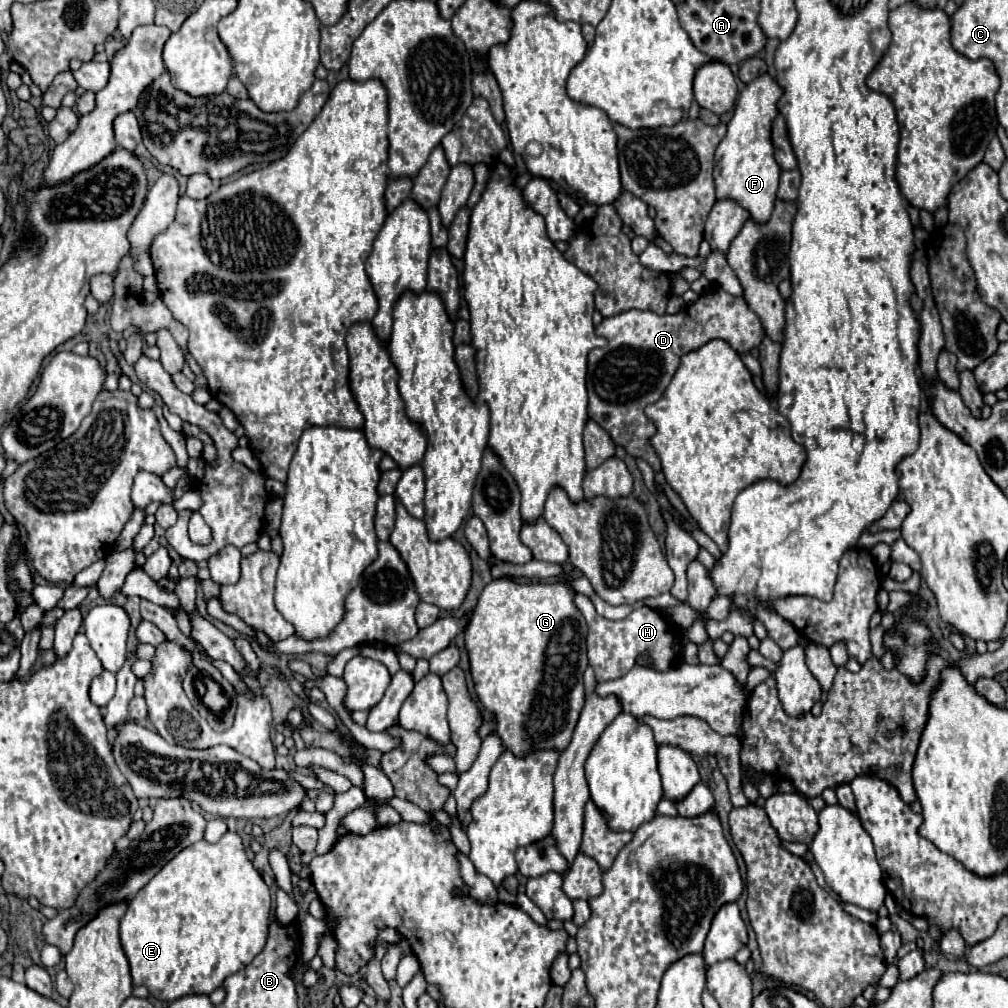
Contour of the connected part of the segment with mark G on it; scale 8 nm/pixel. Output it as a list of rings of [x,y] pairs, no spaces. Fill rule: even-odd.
[[[579,570],[567,572],[557,582],[529,582],[519,584],[513,578],[497,578],[485,586],[479,602],[465,628],[465,644],[471,660],[471,676],[475,692],[481,704],[495,714],[497,734],[501,736],[507,750],[523,756],[531,750],[565,750],[571,742],[573,728],[585,704],[583,672],[587,668],[585,650],[585,618],[577,610],[573,596],[573,580],[581,576]]]

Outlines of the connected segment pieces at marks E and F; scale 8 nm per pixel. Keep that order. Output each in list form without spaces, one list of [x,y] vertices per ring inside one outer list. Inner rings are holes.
[[[227,832],[217,844],[209,844],[207,840],[199,840],[191,846],[187,846],[185,850],[181,850],[173,860],[169,860],[153,878],[151,882],[139,890],[139,894],[129,902],[129,908],[125,912],[125,916],[121,918],[121,946],[129,958],[129,964],[131,964],[131,976],[133,976],[133,984],[139,986],[147,986],[149,992],[159,998],[159,1000],[165,1000],[165,1002],[171,1002],[171,1000],[177,1000],[181,996],[187,996],[187,994],[211,994],[213,990],[217,990],[223,980],[229,976],[229,974],[235,974],[237,970],[243,970],[265,946],[267,942],[267,936],[269,936],[269,912],[271,912],[271,894],[269,894],[269,888],[267,884],[263,882],[261,874],[253,868],[251,860],[247,858],[245,854],[245,848],[243,848],[243,842],[241,842],[241,836],[235,834],[235,832]]]
[[[765,72],[739,94],[735,112],[731,122],[727,124],[727,134],[717,146],[715,152],[715,186],[717,200],[731,198],[749,210],[751,218],[757,222],[765,222],[771,216],[777,182],[781,168],[773,158],[773,142],[771,142],[771,126],[773,118],[779,114],[777,102],[781,98],[781,86]]]

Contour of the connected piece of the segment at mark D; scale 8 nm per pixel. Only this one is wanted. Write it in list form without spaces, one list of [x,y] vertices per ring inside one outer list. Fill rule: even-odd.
[[[709,288],[697,302],[685,306],[677,314],[659,316],[651,310],[633,308],[603,318],[595,328],[595,334],[603,336],[607,346],[589,352],[589,418],[599,422],[611,434],[615,444],[625,446],[631,456],[643,458],[655,472],[661,472],[661,460],[651,446],[655,424],[645,416],[645,408],[661,398],[677,372],[681,356],[713,338],[727,340],[739,354],[743,354],[761,344],[765,330],[743,298],[731,296],[721,288]]]

